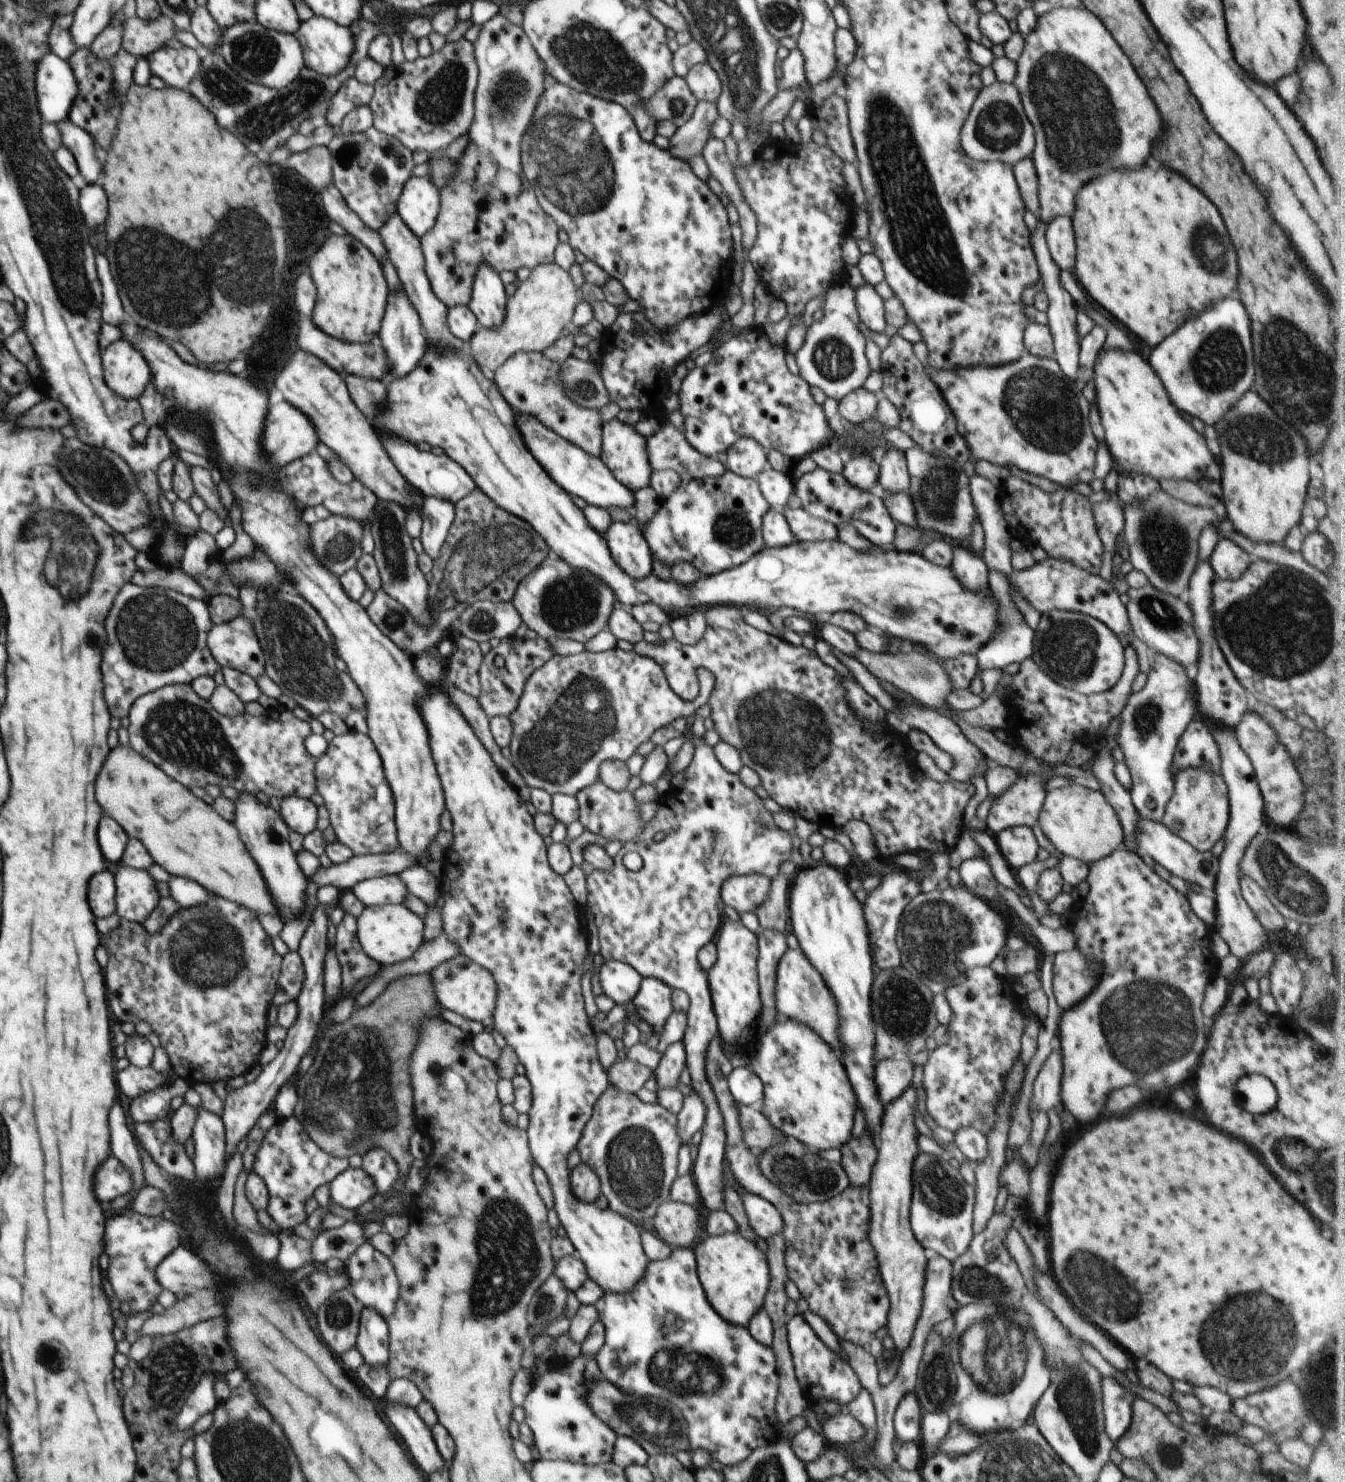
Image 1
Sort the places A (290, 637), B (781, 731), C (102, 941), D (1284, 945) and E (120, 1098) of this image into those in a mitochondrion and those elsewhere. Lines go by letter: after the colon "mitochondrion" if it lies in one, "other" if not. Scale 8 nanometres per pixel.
A: mitochondrion
B: mitochondrion
C: other
D: other
E: other

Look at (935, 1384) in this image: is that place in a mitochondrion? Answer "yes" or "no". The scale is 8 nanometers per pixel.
yes

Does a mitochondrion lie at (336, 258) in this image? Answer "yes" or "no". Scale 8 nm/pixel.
no

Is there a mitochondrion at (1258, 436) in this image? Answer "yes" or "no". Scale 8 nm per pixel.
yes

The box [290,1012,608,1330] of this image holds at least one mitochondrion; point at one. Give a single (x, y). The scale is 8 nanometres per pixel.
(508, 1256)

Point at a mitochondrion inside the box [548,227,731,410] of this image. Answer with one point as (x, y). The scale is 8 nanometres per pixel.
(586, 391)

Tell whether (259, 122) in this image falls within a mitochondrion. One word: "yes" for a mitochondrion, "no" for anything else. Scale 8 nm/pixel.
yes

